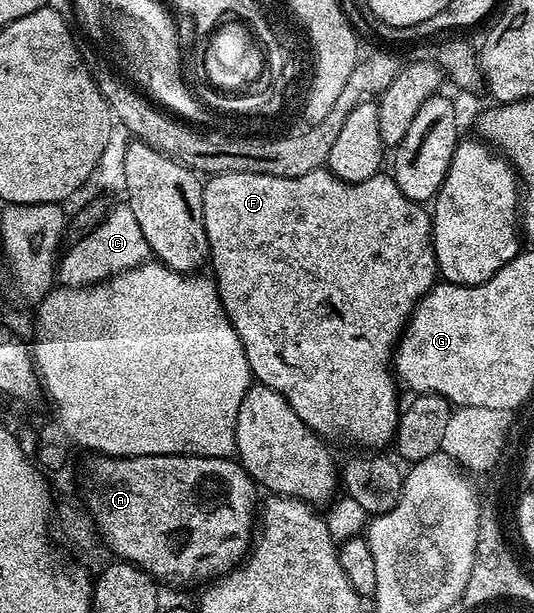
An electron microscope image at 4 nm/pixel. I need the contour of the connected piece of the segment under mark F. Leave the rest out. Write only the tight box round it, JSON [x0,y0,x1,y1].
[203,169,437,449]

